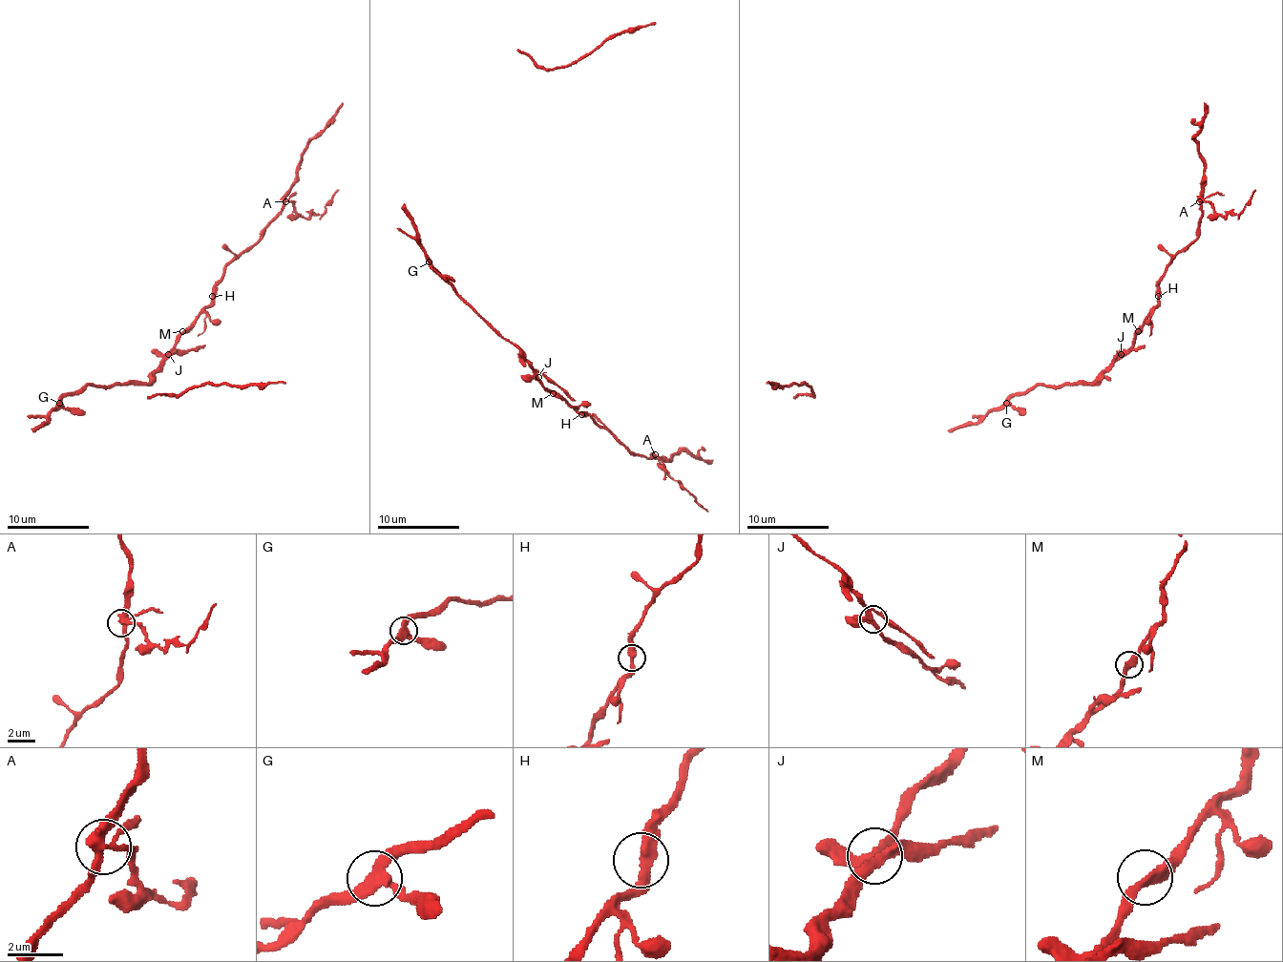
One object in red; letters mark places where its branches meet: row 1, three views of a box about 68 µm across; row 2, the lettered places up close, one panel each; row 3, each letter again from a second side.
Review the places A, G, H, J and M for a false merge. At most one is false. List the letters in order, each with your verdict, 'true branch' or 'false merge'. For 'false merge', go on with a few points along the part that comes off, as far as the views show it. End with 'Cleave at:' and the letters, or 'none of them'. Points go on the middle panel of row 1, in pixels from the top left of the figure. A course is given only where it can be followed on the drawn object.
A: false merge; foreign part runs (656, 455), (668, 473), (709, 511)
G: true branch
H: true branch
J: true branch
M: true branch
Cleave at: A

